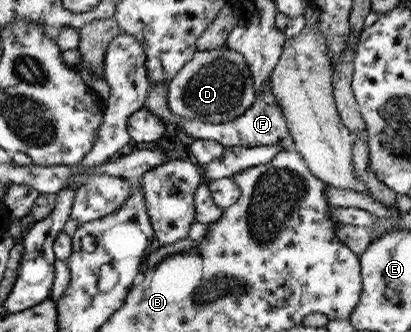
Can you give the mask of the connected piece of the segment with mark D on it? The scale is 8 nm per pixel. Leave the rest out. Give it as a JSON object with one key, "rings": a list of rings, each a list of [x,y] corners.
{"rings":[[[221,46],[213,50],[195,50],[177,74],[167,83],[167,107],[176,117],[199,119],[219,124],[239,117],[255,100],[251,72],[237,50]]]}

